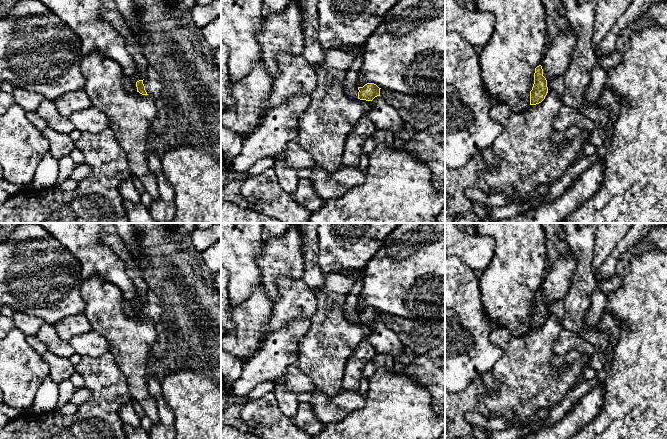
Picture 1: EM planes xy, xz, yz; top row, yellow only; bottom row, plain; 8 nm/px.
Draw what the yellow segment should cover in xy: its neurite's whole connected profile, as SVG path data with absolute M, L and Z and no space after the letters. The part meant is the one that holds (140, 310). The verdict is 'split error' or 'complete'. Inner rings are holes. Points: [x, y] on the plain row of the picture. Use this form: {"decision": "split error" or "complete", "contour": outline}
{"decision": "split error", "contour": "M149 290L144 304L133 307L124 301L123 311L130 317L137 315L142 319L150 319L157 323L163 313L163 303L155 293Z"}

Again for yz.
{"decision": "split error", "contour": "M539 289L535 292L534 308L530 315L530 329L541 327L548 316L554 316L559 322L563 323L565 315L564 301L555 301L547 304L543 300L542 290Z"}

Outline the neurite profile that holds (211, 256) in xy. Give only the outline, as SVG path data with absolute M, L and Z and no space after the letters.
M221 239L205 249L202 258L212 273L221 272Z

